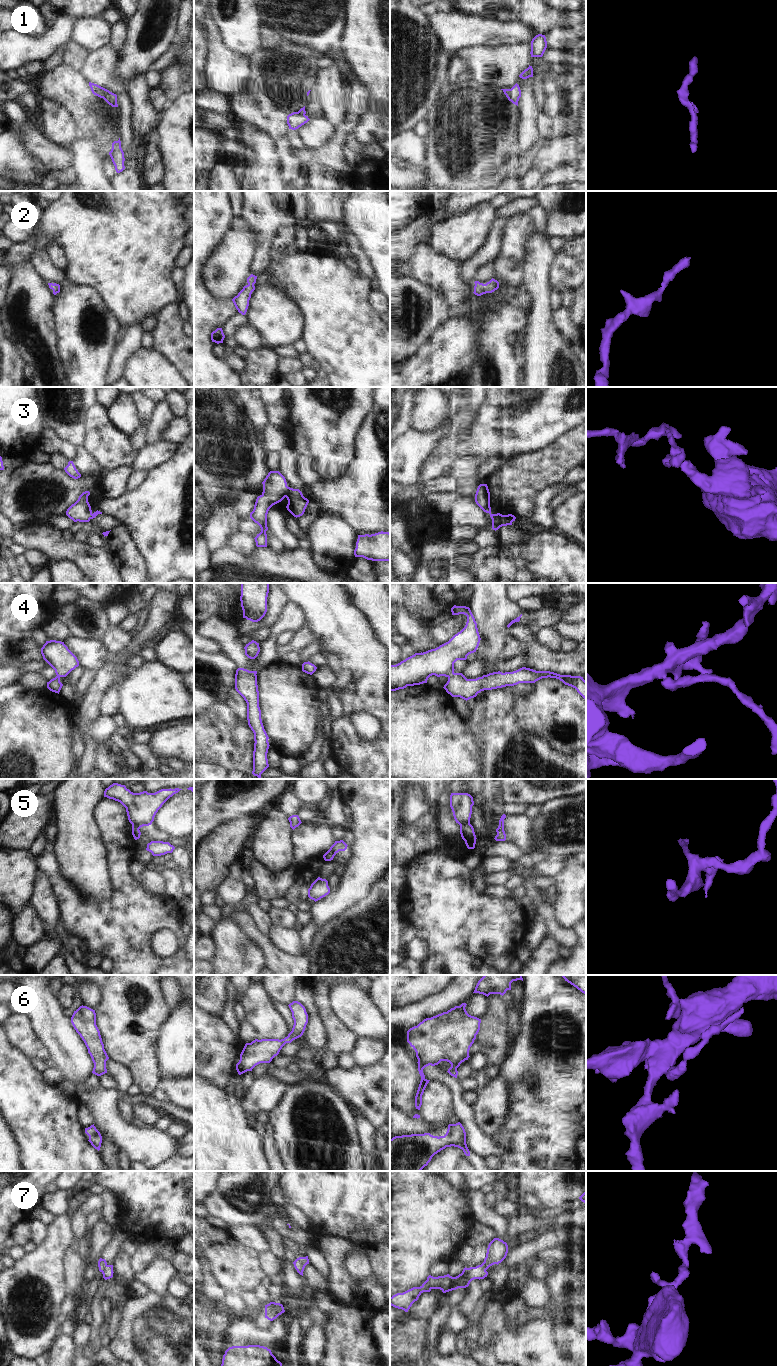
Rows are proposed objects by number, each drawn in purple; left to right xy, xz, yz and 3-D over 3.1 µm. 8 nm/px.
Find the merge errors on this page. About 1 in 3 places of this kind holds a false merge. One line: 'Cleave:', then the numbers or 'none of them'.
Cleave: 3, 5

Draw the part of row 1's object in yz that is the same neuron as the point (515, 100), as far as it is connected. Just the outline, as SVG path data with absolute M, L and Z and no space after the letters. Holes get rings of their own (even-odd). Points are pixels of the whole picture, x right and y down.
M516 83L511 89L501 89L509 101L518 106L519 98L521 97L521 90Z

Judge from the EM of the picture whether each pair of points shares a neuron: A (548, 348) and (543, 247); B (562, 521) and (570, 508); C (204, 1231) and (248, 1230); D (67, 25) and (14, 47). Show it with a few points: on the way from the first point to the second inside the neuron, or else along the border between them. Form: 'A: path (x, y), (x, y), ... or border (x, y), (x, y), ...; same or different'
A: path (541, 323), (540, 272); same
B: path (565, 518), (570, 511); same
C: border (229, 1231), (248, 1246); different
D: path (54, 37), (43, 47), (27, 47); same

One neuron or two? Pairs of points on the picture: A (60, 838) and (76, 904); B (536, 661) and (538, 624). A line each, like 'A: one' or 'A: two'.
A: two
B: two

